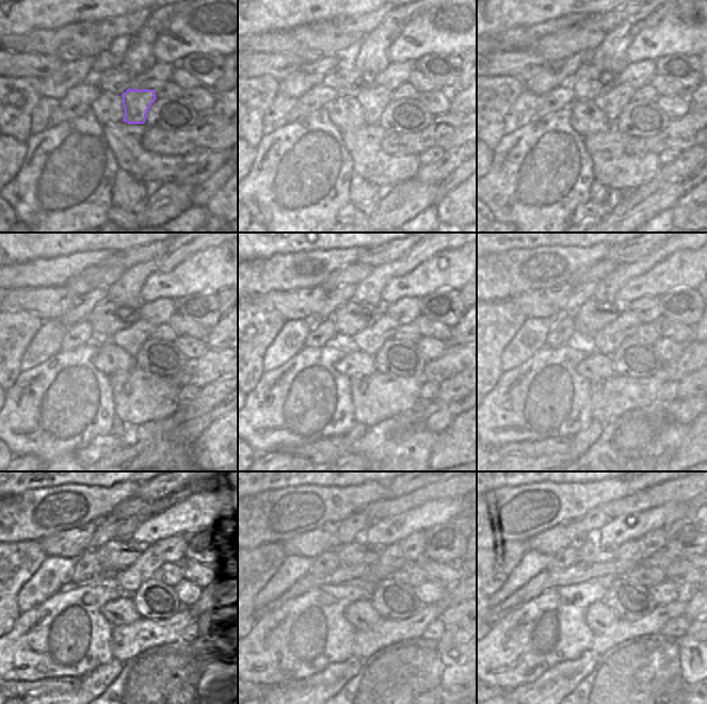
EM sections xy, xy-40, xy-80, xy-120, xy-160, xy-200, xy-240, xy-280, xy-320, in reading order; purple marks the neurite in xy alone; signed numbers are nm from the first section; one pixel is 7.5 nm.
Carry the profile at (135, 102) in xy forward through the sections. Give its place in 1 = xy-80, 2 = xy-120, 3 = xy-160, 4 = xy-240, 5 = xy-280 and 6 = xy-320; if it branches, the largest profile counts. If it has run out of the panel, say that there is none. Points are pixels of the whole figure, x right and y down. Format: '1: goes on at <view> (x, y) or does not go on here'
1: goes on at xy-80 (612, 101)
2: goes on at xy-120 (131, 338)
3: goes on at xy-160 (369, 340)
4: goes on at xy-240 (129, 579)
5: goes on at xy-280 (391, 558)
6: goes on at xy-320 (633, 550)

